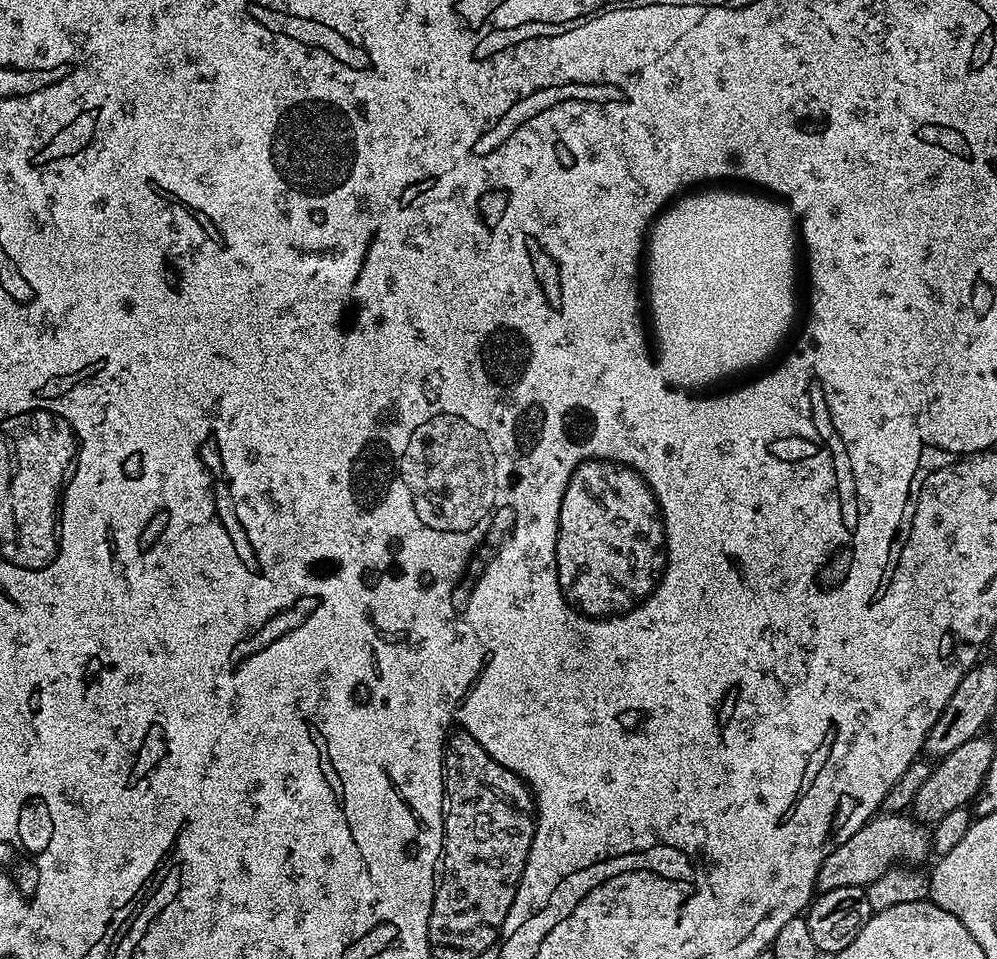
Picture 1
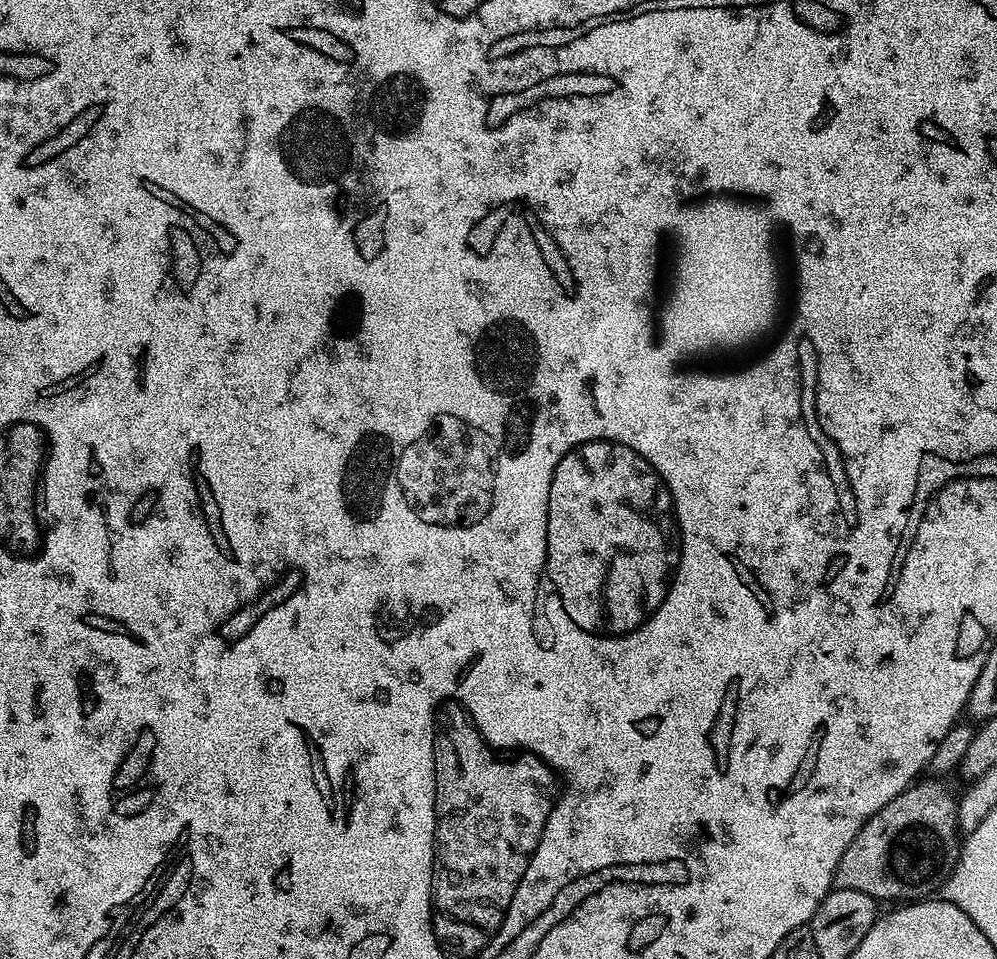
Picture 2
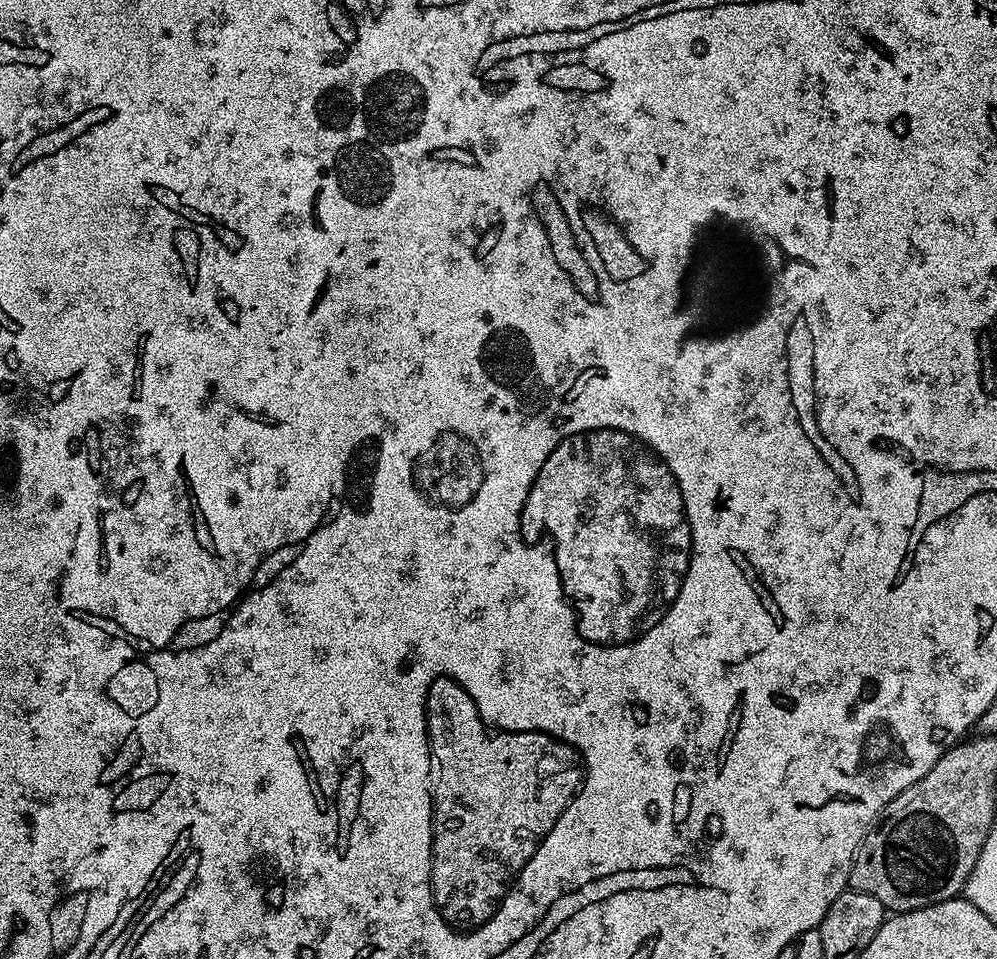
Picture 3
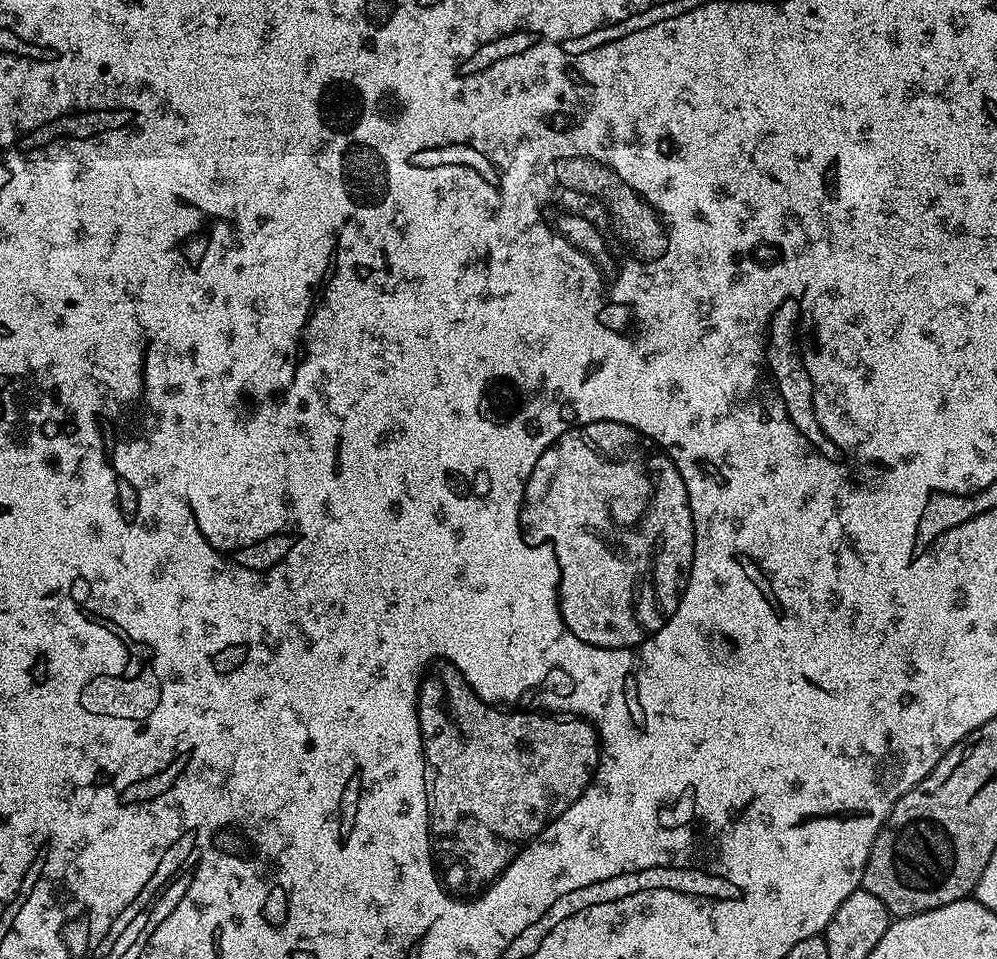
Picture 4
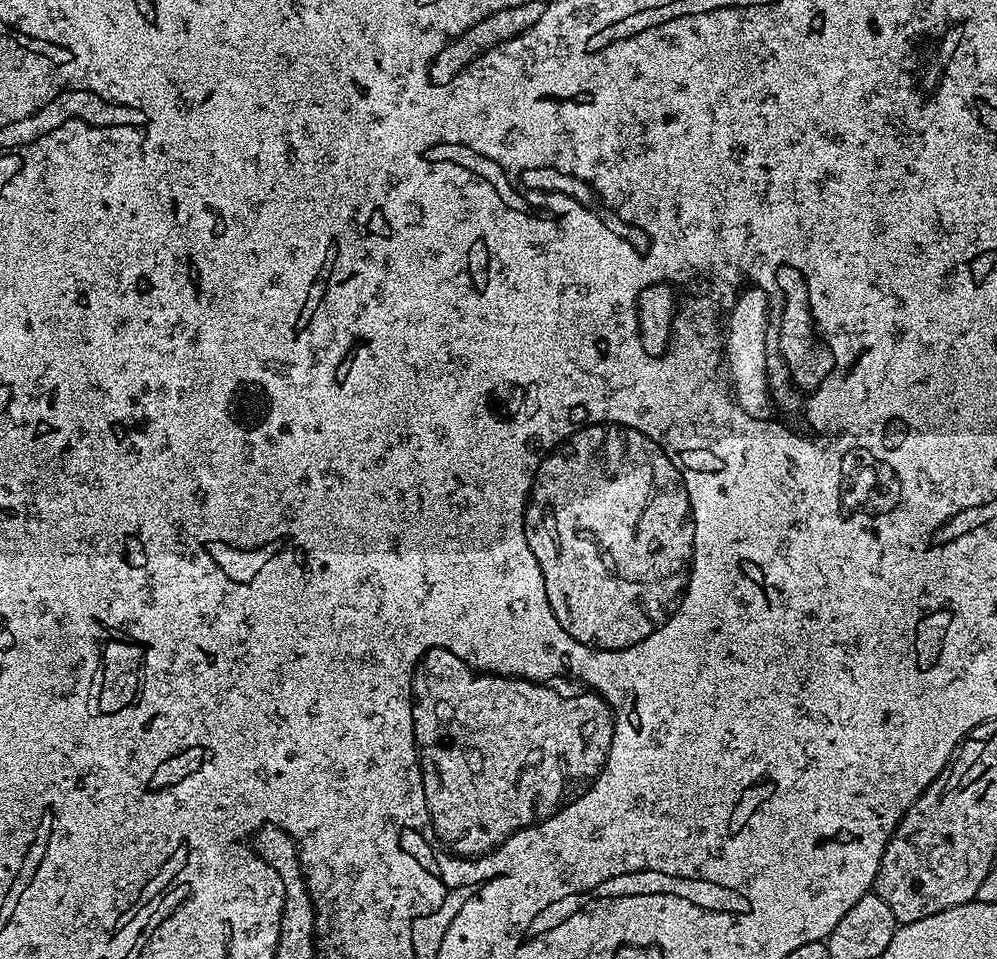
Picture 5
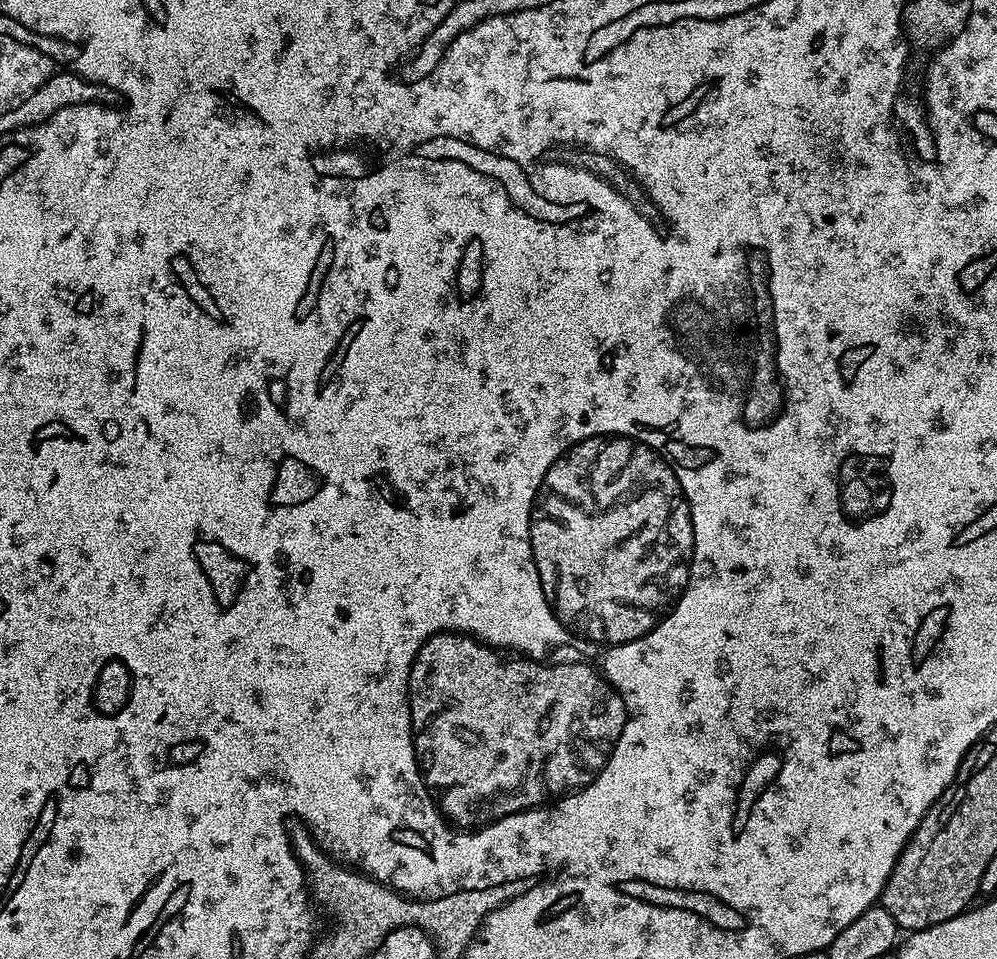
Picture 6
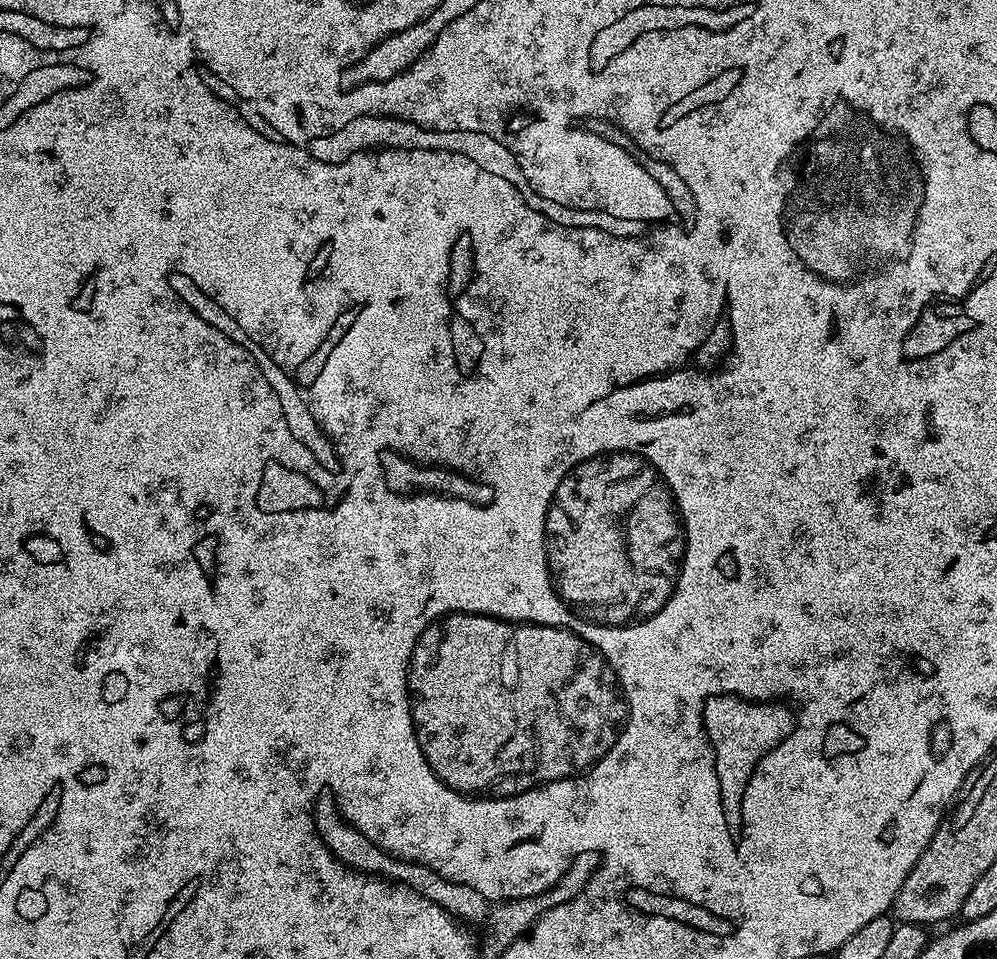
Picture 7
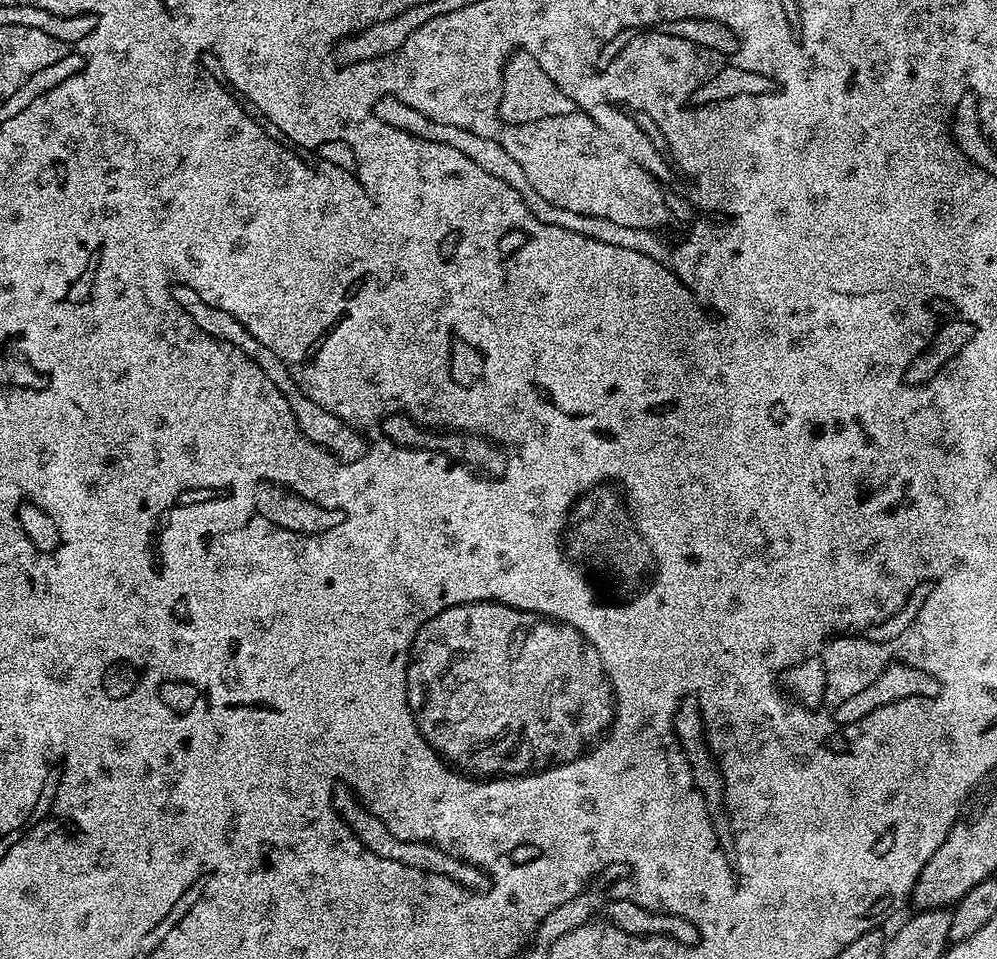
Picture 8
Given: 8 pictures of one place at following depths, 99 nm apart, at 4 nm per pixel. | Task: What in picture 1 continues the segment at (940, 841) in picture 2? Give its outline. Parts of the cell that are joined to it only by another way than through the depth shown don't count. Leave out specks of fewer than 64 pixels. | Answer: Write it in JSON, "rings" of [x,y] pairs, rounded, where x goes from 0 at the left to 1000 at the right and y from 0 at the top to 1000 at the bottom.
{"rings":[[[911,849],[880,850],[827,895],[818,912],[817,929],[845,928],[845,924],[868,927],[904,899],[919,903],[923,901],[922,897],[929,896],[934,888],[932,864],[922,855]]]}

